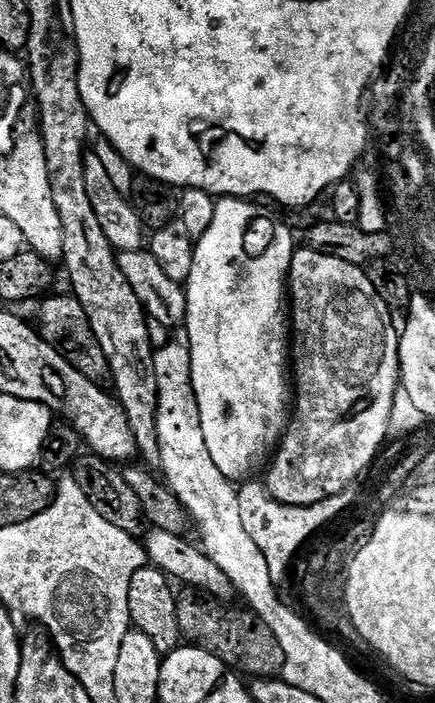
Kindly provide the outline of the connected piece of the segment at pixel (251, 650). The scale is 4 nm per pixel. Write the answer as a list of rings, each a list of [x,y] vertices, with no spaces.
[[[196,590],[185,591],[176,601],[181,637],[195,647],[205,648],[227,664],[229,669],[248,678],[276,678],[284,671],[282,646],[274,638],[274,630],[247,607],[231,608],[231,603],[213,599]]]

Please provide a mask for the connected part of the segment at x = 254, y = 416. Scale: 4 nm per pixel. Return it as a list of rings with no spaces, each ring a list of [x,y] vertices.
[[[220,198],[216,200],[216,208],[212,212],[212,220],[206,225],[204,232],[195,241],[194,266],[190,270],[190,278],[186,285],[188,294],[188,319],[186,321],[186,339],[190,346],[190,362],[192,363],[192,385],[198,402],[198,414],[202,422],[202,434],[206,438],[206,446],[210,450],[210,459],[214,466],[222,470],[225,478],[233,482],[244,482],[256,471],[263,469],[275,453],[284,429],[290,419],[290,328],[286,323],[286,285],[288,271],[292,265],[292,232],[284,224],[264,216],[259,203],[248,198]]]

